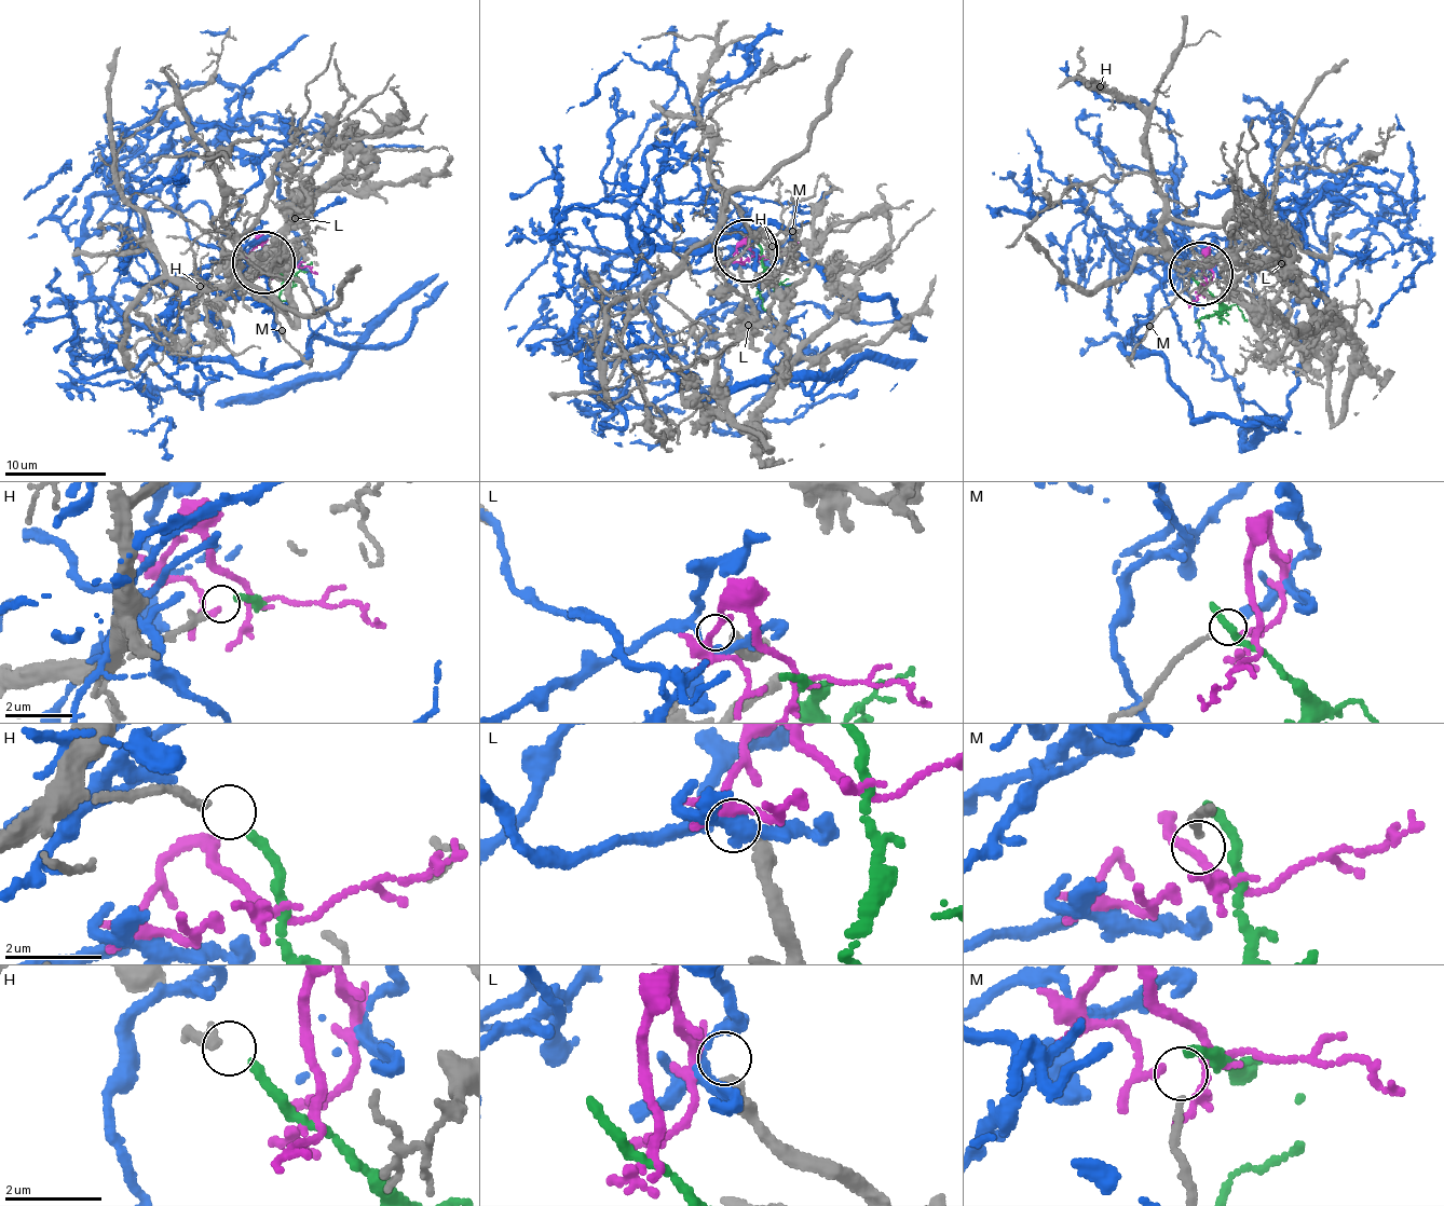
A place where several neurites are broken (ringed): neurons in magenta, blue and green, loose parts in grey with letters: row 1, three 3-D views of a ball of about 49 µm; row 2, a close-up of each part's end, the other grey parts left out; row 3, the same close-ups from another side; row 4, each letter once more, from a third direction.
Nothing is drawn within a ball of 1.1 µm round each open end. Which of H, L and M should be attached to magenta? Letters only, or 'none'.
none

